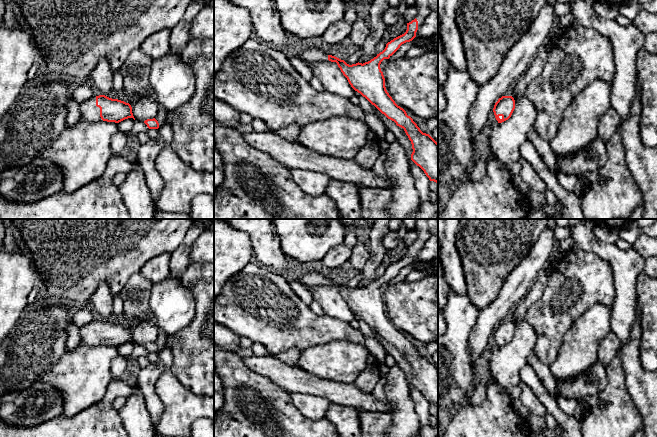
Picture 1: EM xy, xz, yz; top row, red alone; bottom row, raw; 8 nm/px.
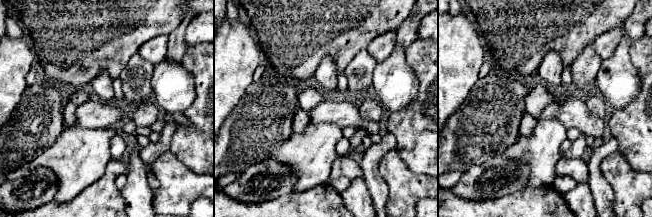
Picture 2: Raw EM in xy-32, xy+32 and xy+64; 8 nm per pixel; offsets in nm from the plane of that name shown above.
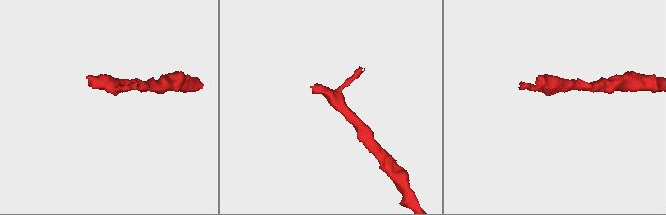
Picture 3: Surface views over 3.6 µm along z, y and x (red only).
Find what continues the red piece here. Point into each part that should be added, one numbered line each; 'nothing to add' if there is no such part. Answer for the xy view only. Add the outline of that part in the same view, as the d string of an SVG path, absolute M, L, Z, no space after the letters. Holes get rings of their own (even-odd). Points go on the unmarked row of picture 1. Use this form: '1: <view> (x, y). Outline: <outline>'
1: xy (89, 335). Outline: M96 320L79 328L81 344L85 346L103 345L100 341L100 332L96 330Z

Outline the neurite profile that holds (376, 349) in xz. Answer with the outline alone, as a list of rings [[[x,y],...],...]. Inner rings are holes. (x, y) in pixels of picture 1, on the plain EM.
[[[364,336],[364,346],[376,358],[378,364],[386,364],[386,352],[380,343],[375,339]]]

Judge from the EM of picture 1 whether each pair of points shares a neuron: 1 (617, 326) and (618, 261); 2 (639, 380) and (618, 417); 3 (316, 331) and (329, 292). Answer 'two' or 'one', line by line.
1: one
2: two
3: two

